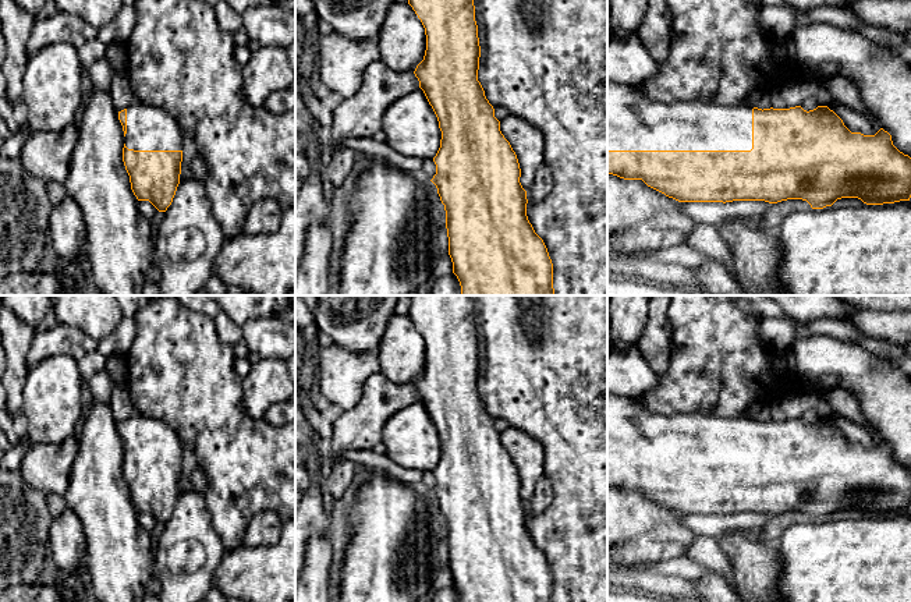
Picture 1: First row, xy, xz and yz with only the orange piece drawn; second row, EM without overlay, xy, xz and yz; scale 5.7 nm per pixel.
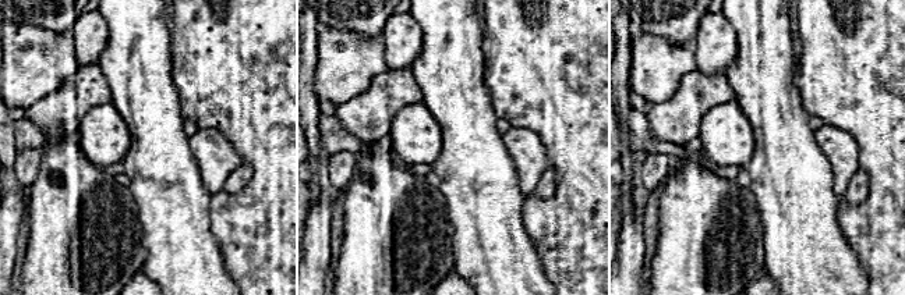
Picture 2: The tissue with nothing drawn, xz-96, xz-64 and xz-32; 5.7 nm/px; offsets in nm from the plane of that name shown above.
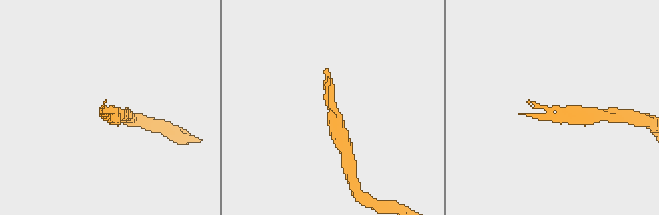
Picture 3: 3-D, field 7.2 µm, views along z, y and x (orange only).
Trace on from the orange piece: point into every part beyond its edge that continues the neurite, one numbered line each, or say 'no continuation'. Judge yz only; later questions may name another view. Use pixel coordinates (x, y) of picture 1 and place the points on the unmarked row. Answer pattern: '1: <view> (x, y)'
1: yz (634, 434)

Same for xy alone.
1: xy (148, 439)

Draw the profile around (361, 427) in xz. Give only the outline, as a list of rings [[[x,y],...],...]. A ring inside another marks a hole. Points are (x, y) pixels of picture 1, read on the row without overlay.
[[[380,372],[371,375],[354,407],[333,411],[333,436],[319,447],[323,467],[330,471],[347,450],[373,449],[383,439],[386,422],[416,401],[419,393],[414,385],[394,383]]]

